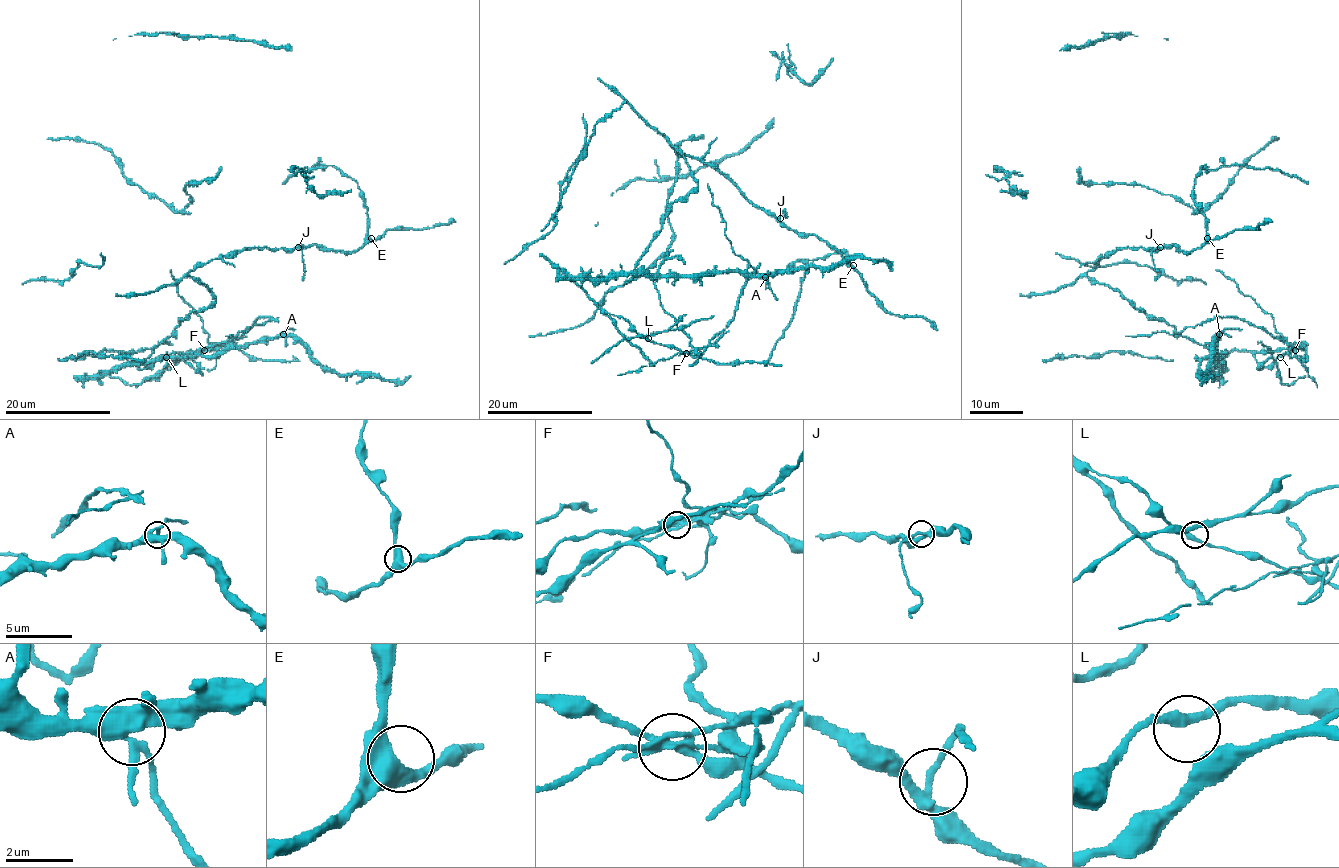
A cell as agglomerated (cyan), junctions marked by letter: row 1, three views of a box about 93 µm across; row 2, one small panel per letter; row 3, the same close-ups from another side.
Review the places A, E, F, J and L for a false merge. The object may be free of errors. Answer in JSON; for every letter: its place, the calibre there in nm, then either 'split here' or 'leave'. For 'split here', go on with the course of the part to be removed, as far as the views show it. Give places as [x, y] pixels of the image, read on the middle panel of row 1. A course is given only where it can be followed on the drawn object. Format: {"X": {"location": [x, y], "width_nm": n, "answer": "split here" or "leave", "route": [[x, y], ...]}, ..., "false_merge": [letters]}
{"A": {"location": [765, 277], "width_nm": 460, "answer": "leave"}, "E": {"location": [853, 265], "width_nm": 440, "answer": "leave"}, "F": {"location": [686, 353], "width_nm": 260, "answer": "split here", "route": [[686, 353], [705, 347], [726, 327], [754, 271], [734, 252], [707, 183]]}, "J": {"location": [780, 218], "width_nm": 220, "answer": "leave"}, "L": {"location": [648, 338], "width_nm": 240, "answer": "leave"}, "false_merge": ["F"]}

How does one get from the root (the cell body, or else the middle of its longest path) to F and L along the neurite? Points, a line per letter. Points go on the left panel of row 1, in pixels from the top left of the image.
F: (112, 352), (120, 352), (145, 369), (161, 356), (204, 350)
L: (112, 352), (120, 352), (141, 369), (147, 367), (161, 356), (166, 357)

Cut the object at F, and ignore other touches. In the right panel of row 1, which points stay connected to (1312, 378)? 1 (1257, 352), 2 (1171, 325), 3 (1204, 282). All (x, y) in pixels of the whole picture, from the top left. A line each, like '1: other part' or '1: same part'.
1: other part
2: other part
3: other part

